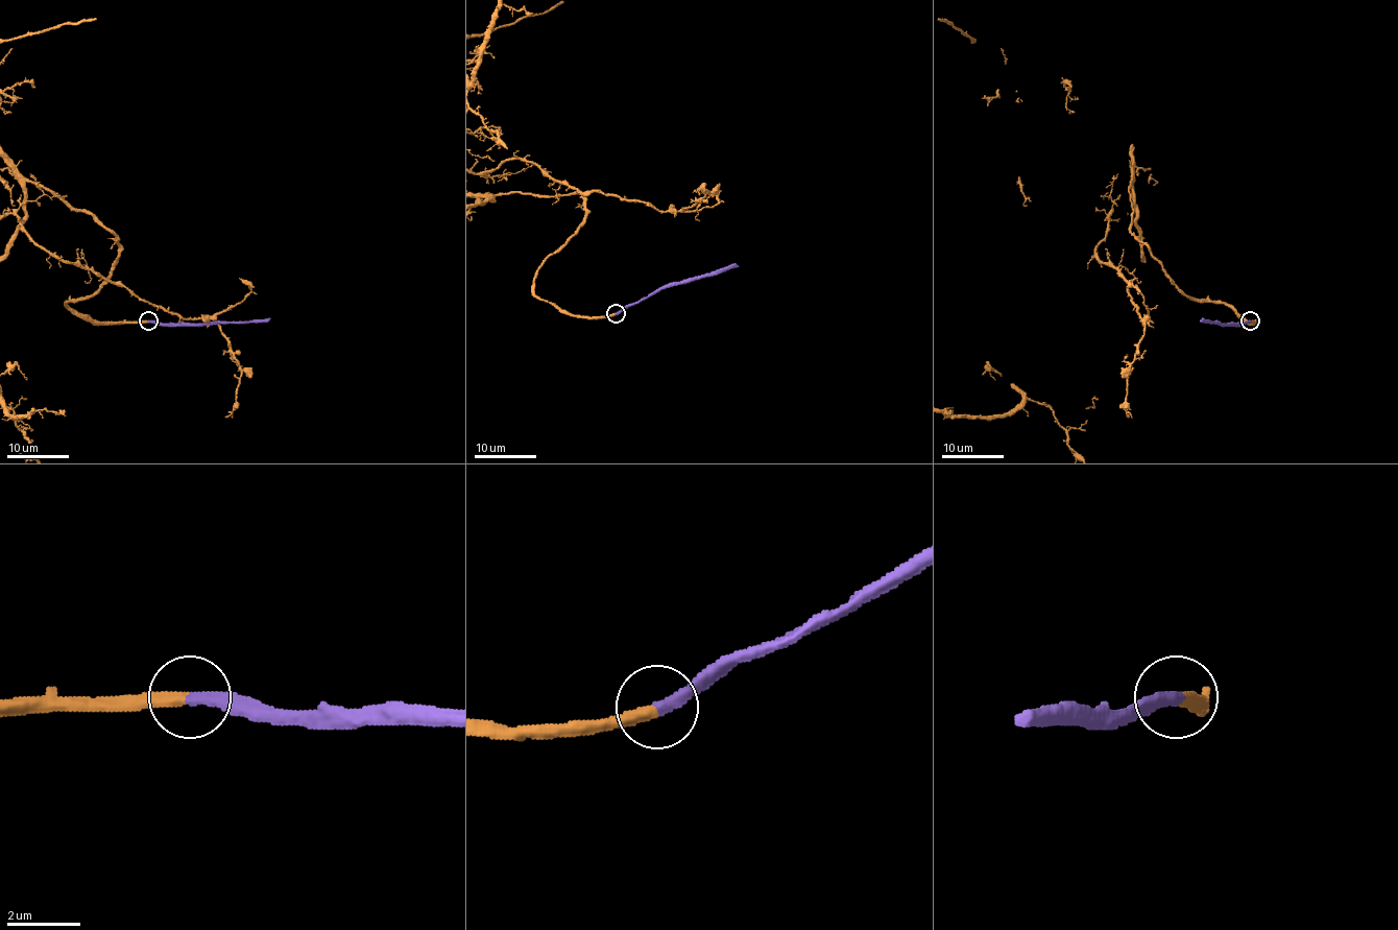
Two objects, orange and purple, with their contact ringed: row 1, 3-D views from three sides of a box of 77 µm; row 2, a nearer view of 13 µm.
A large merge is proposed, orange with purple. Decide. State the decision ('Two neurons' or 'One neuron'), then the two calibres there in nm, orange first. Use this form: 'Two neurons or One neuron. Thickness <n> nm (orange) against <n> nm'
One neuron. Thickness 320 nm (orange) against 320 nm

